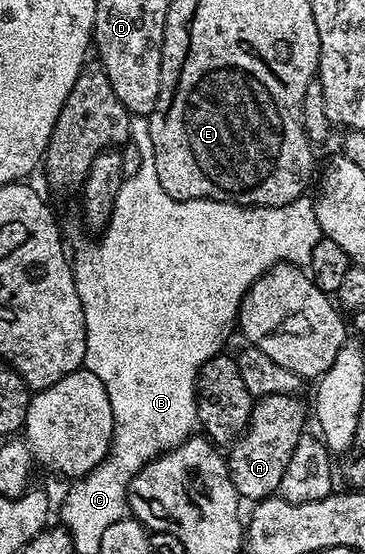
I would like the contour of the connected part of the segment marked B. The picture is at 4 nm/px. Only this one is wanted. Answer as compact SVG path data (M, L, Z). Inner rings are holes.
M146 126L135 127L132 132L132 144L138 147L138 152L142 157L138 160L138 169L134 172L134 177L123 179L122 189L120 194L116 198L114 203L114 212L110 215L110 220L106 223L104 231L101 233L102 241L98 245L90 244L87 248L82 248L78 252L78 257L73 257L72 267L74 269L74 281L76 282L76 290L80 294L82 299L82 305L84 306L84 322L86 323L86 358L84 361L85 371L96 374L96 378L100 378L100 382L104 382L104 390L108 394L108 402L112 406L112 418L114 419L114 434L110 438L110 452L116 454L116 470L132 470L132 475L142 471L147 464L152 460L157 460L159 456L164 452L171 452L173 448L183 444L186 440L189 440L191 436L195 435L199 431L200 425L198 423L198 411L196 410L196 382L198 381L198 375L200 370L204 366L204 362L208 362L213 356L219 355L223 351L222 343L230 336L230 327L233 329L236 324L236 317L238 315L238 308L242 305L242 299L246 297L246 291L253 286L255 282L264 275L269 268L273 268L274 265L287 262L290 264L296 264L299 266L309 265L312 258L312 250L316 250L316 242L323 239L320 226L316 222L316 214L314 213L314 200L309 195L303 194L298 199L288 202L287 204L281 204L275 208L269 206L247 206L245 204L236 204L232 200L190 200L180 201L173 200L171 196L166 194L161 189L160 181L156 174L156 161L153 157L152 139L149 130Z

